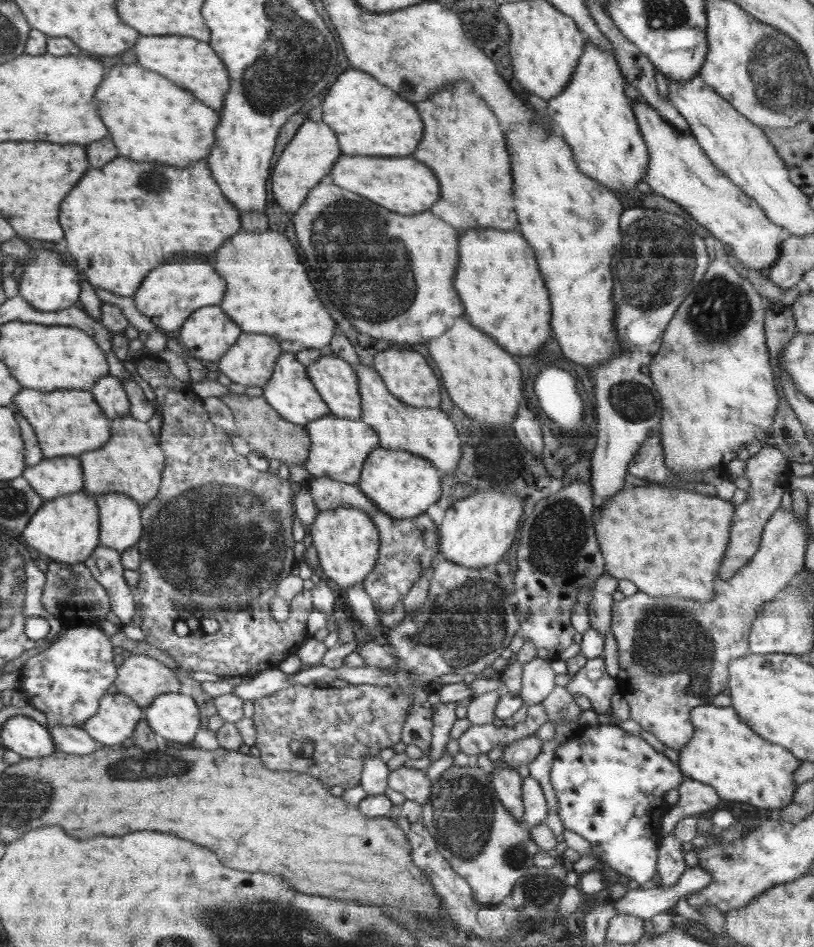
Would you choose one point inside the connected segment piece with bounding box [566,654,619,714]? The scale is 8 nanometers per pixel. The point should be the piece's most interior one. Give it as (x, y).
(592, 682)

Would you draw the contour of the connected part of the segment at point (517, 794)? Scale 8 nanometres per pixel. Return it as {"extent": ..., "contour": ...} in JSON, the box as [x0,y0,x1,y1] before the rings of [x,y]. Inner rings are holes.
{"extent":[491,760,524,825],"contour":[[[502,760],[494,762],[492,768],[491,782],[494,784],[496,795],[500,802],[524,825],[524,806],[523,806],[523,779],[514,767],[504,765]]]}

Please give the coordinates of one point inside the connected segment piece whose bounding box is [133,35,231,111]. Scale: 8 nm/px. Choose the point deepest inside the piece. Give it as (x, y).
(194, 65)

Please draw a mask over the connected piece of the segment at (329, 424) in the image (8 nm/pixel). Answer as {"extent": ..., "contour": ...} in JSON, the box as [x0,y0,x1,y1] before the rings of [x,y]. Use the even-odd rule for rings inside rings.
{"extent":[304,414,379,485],"contour":[[[328,414],[306,425],[311,437],[311,450],[304,468],[311,477],[328,477],[356,485],[362,478],[367,457],[379,446],[379,433],[363,419],[340,418]]]}

